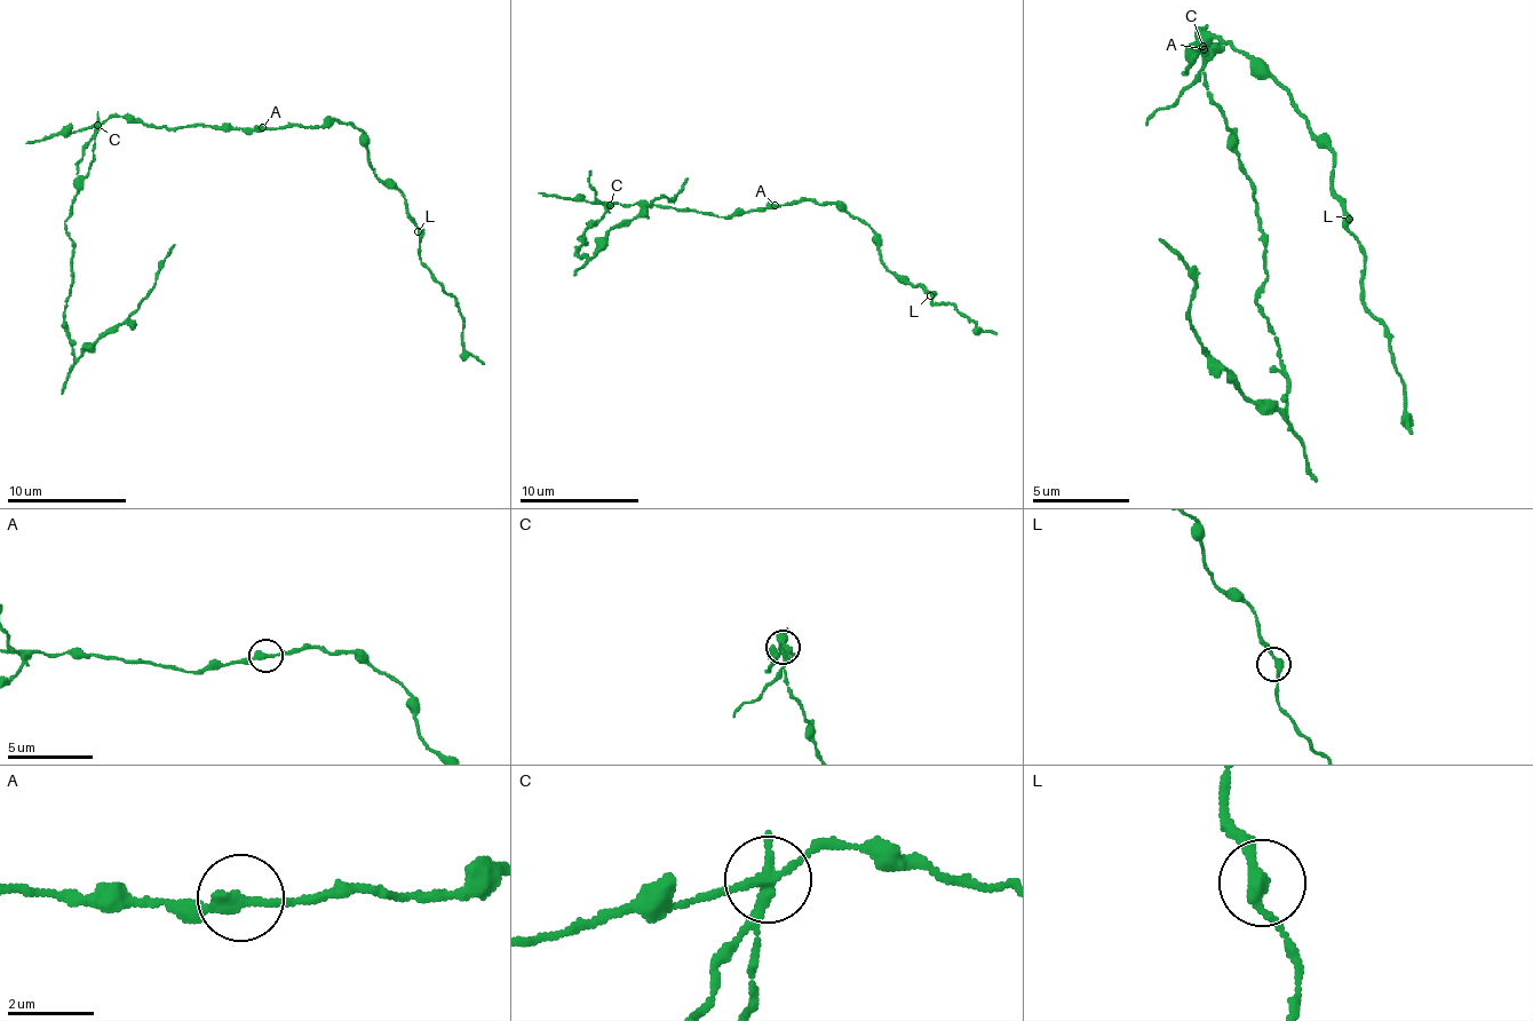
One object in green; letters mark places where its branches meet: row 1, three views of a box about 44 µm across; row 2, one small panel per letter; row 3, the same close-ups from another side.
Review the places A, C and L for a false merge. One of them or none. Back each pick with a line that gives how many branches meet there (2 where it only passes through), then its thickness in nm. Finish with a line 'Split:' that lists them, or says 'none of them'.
C: 3 | 240 nm
Split: C

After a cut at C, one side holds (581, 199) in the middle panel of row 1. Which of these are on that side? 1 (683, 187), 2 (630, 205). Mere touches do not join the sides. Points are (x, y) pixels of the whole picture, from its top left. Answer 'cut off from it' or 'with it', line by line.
1: cut off from it
2: with it

